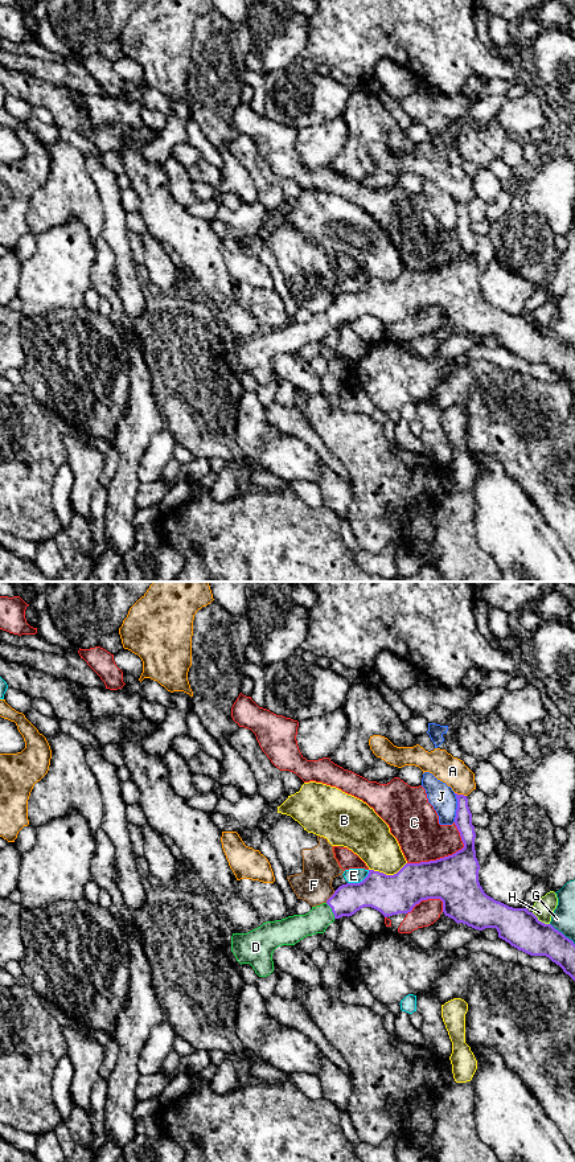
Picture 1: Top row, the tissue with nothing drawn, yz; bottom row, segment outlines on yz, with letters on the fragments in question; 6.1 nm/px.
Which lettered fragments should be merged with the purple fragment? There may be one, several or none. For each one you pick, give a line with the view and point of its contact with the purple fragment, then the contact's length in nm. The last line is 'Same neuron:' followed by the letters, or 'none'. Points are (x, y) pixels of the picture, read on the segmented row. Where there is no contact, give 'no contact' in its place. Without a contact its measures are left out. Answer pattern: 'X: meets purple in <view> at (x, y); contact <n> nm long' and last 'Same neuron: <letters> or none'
D: meets purple in yz at (332, 911); contact 110 nm long
Same neuron: D

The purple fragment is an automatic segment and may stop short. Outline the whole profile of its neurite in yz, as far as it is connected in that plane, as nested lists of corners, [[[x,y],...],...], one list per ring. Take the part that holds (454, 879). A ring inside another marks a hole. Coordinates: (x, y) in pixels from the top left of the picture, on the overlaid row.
[[[456,794],[457,809],[455,825],[460,833],[464,847],[452,855],[420,863],[406,863],[397,874],[386,875],[369,870],[367,876],[360,883],[340,886],[323,904],[312,907],[305,915],[293,915],[282,920],[266,921],[247,933],[233,933],[231,952],[237,961],[250,964],[259,977],[267,977],[274,972],[272,953],[278,947],[295,945],[307,936],[324,933],[336,919],[352,916],[364,907],[379,911],[385,917],[408,913],[422,900],[440,899],[443,912],[457,924],[463,923],[475,929],[496,928],[498,937],[512,947],[530,956],[546,956],[559,965],[566,974],[575,981],[575,944],[551,924],[545,924],[529,912],[527,908],[513,908],[488,896],[479,882],[480,865],[475,850],[475,826],[468,798]]]

